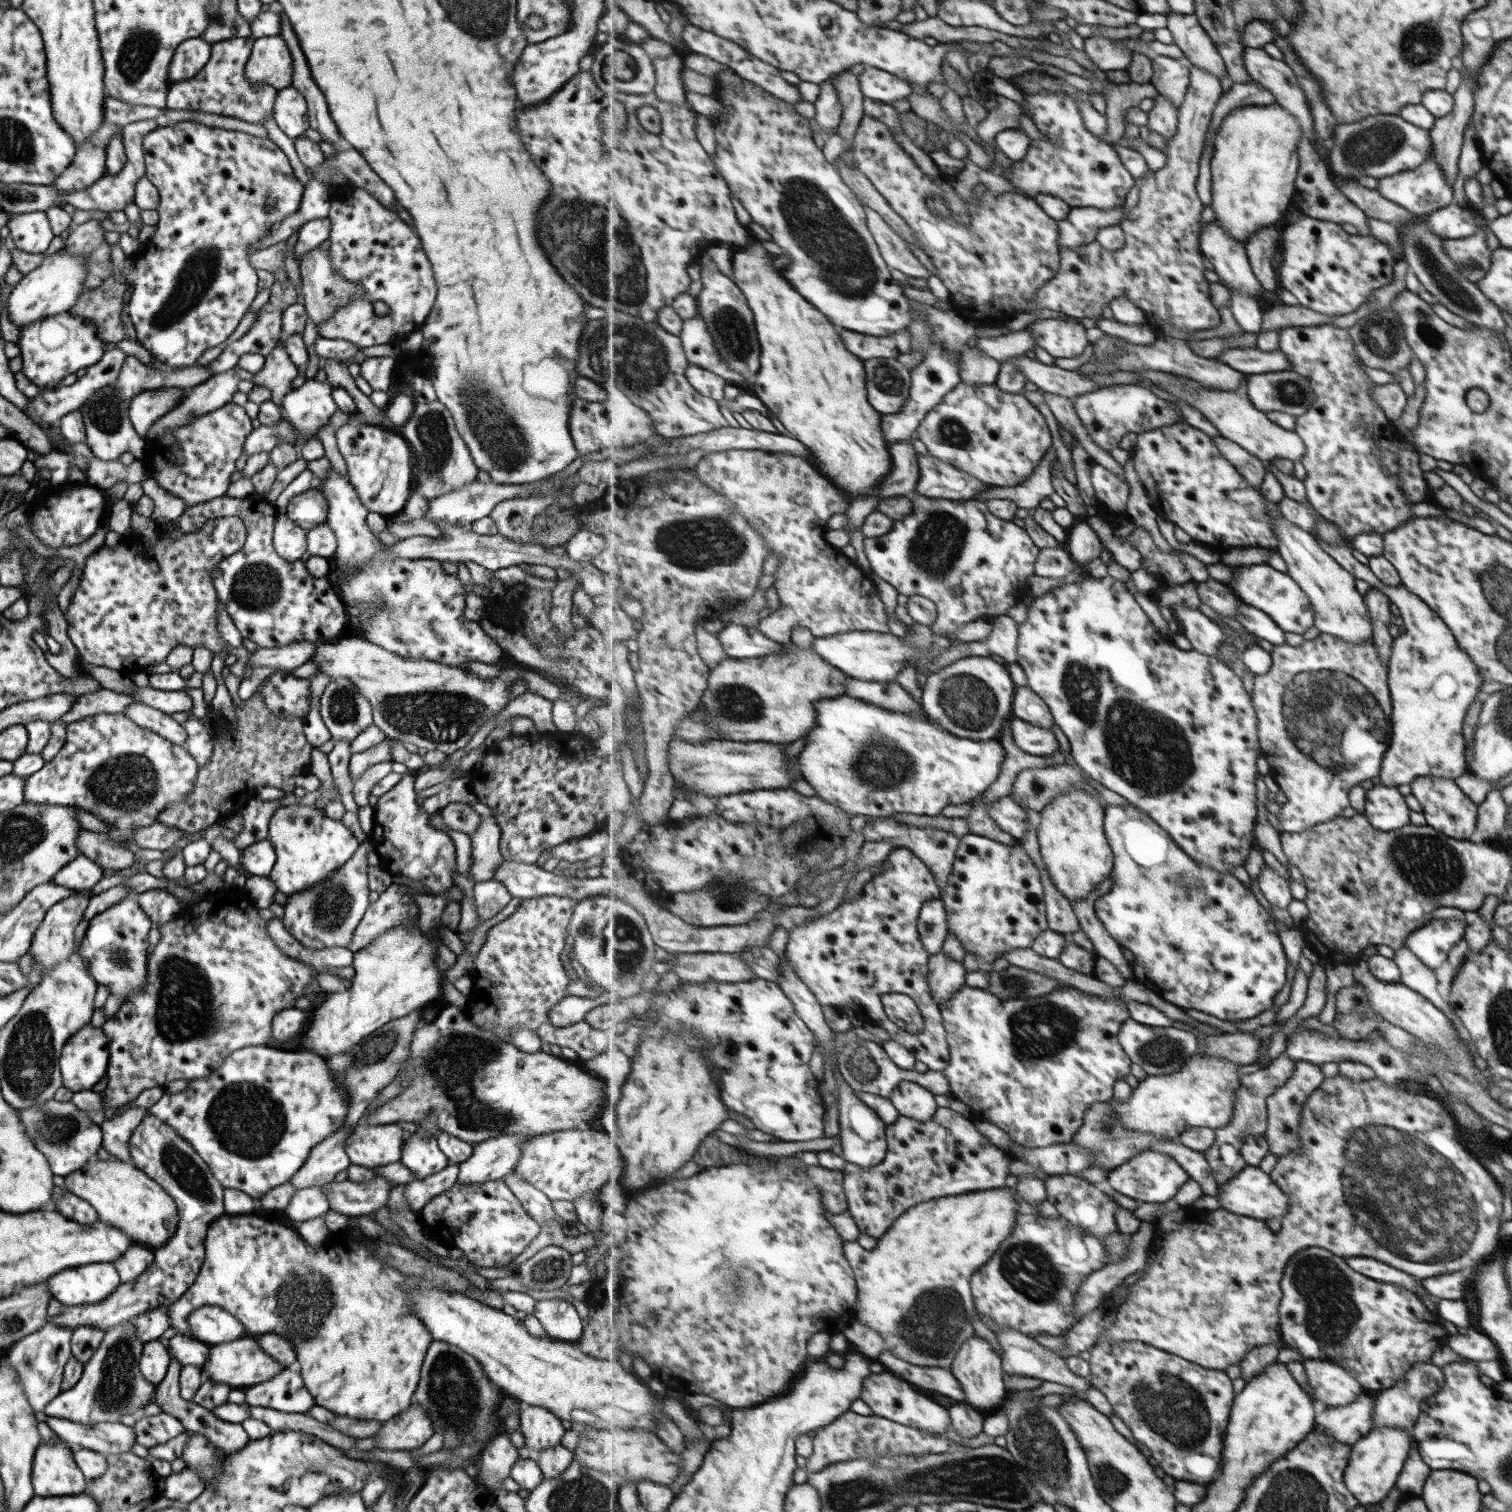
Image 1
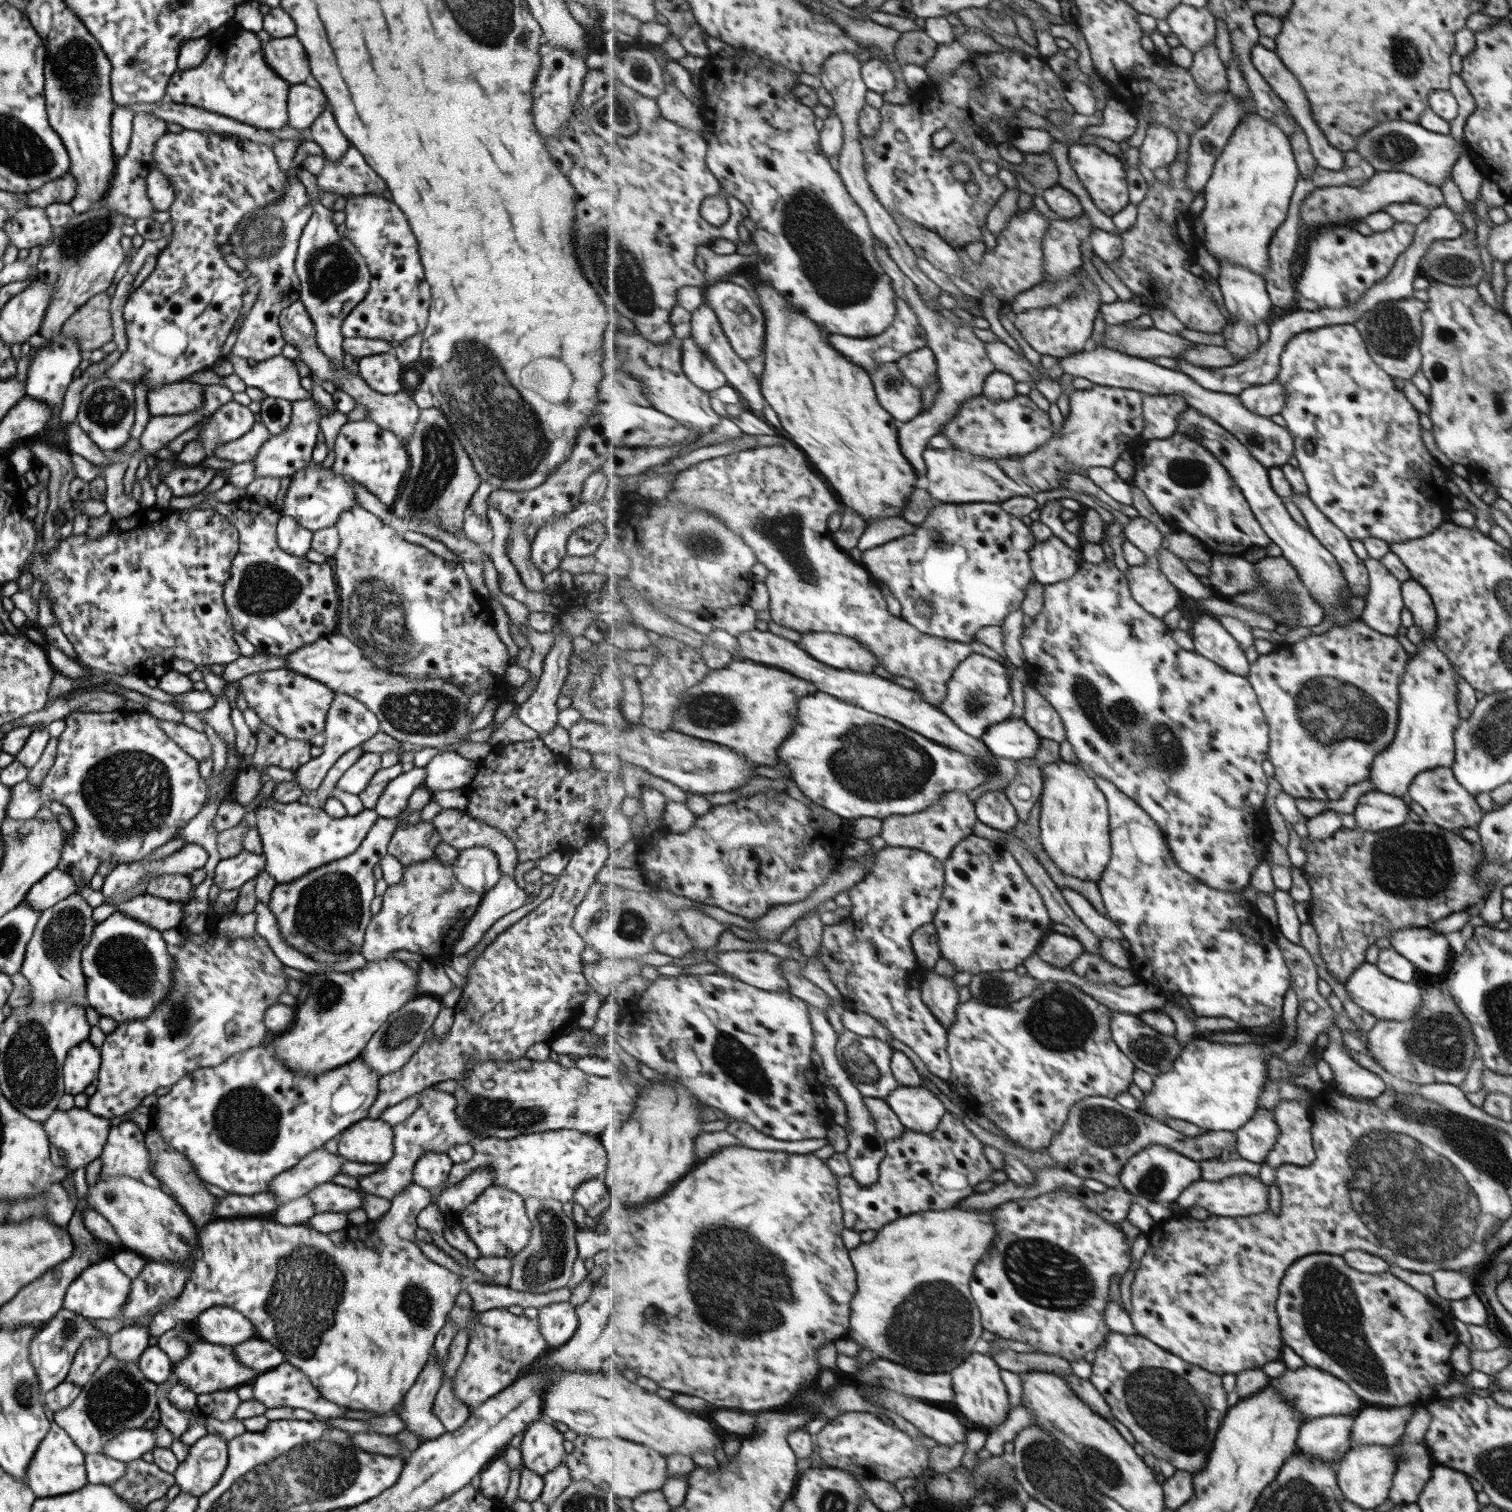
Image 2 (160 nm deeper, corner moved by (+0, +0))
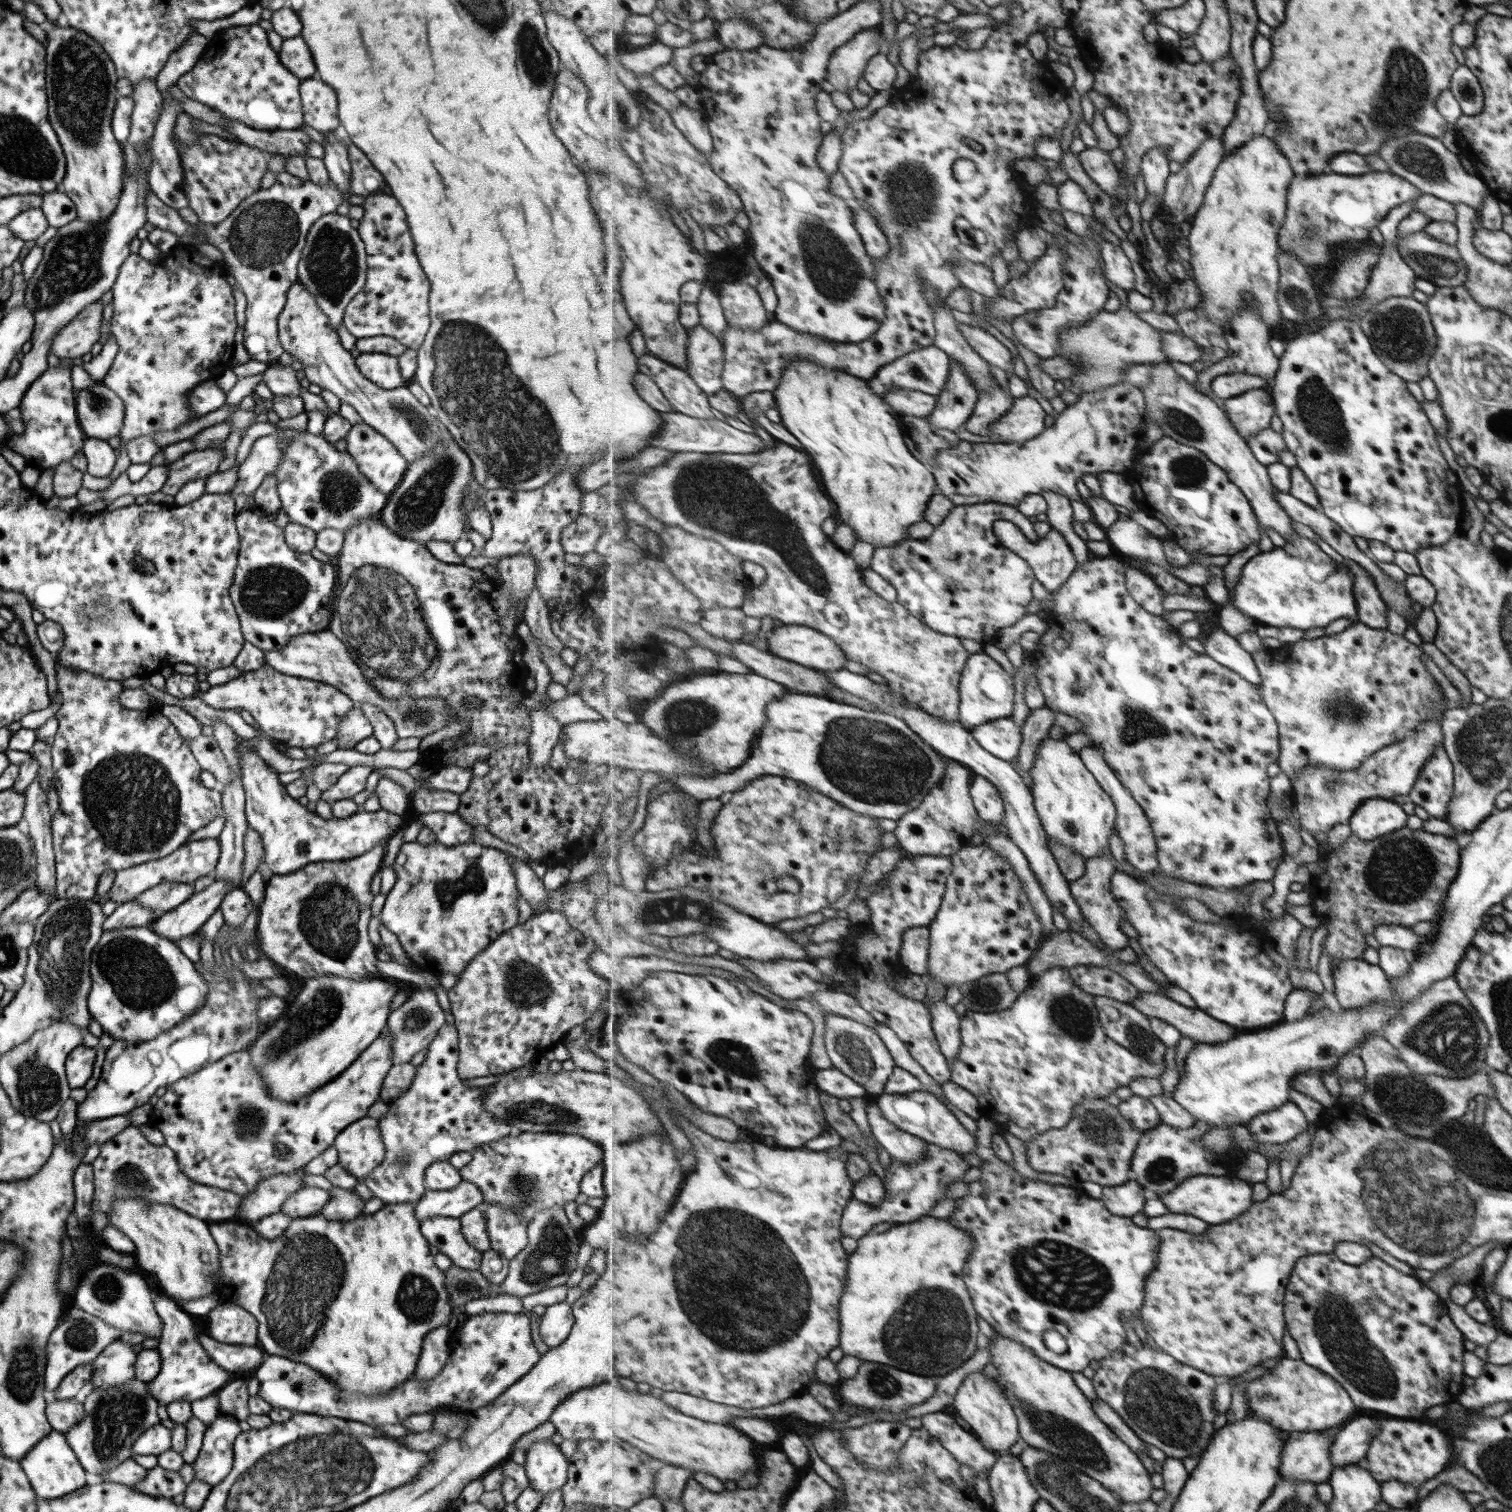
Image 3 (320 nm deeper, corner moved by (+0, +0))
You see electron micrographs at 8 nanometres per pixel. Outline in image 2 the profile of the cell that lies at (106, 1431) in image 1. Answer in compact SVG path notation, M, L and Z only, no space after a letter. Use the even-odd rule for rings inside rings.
M135 1428L113 1435L112 1439L104 1444L102 1454L121 1462L129 1462L140 1458L145 1452L151 1452L155 1447L153 1432Z

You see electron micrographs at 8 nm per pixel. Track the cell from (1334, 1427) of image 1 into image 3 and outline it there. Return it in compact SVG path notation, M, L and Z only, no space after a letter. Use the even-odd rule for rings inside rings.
M1331 1429L1289 1433L1281 1454L1280 1480L1314 1484L1328 1480L1332 1471L1328 1448L1334 1436Z

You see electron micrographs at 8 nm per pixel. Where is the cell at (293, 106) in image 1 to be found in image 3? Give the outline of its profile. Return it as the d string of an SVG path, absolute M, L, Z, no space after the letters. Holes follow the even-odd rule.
M311 76L300 81L298 91L303 124L320 133L337 128L337 97L329 85Z

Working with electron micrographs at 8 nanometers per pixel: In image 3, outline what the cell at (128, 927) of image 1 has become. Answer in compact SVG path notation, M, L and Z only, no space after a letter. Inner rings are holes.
M148 927L103 930L89 957L90 991L86 1008L90 1018L109 1034L112 1040L147 1042L164 1030L169 1030L203 1007L208 988L196 966L183 956L175 942L169 941Z

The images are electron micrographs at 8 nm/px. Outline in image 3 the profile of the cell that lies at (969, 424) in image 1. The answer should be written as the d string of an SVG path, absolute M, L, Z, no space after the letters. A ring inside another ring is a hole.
M1029 395L1014 400L1013 409L1001 417L987 436L996 436L1000 443L1029 442L1045 432L1047 412Z

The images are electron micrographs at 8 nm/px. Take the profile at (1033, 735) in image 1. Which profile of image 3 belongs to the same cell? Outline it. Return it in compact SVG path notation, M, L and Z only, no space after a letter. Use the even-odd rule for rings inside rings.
M1007 717L980 724L972 733L985 750L1003 760L1012 761L1020 755L1024 741L1022 730L1023 727Z

